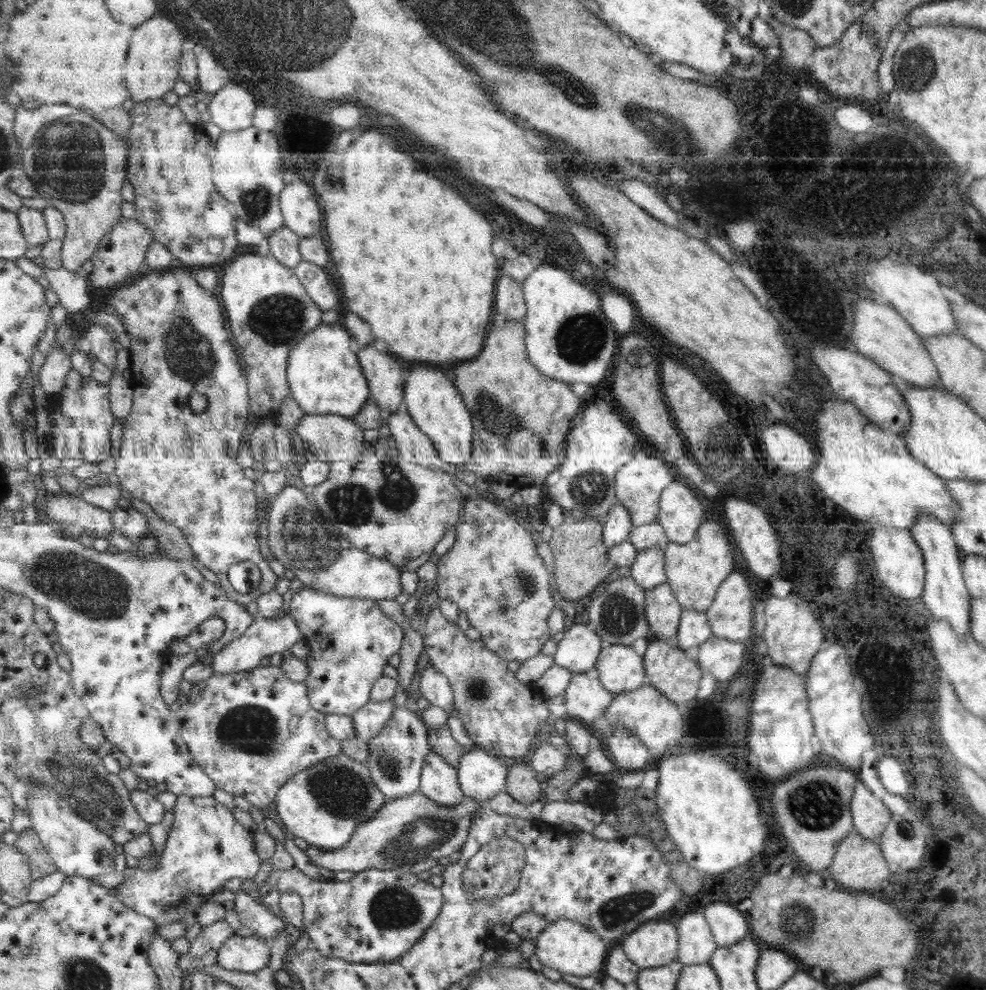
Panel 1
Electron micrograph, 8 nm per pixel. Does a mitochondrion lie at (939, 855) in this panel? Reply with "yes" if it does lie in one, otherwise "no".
no

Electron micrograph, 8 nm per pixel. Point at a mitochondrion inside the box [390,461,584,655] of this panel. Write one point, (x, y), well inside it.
(524, 581)

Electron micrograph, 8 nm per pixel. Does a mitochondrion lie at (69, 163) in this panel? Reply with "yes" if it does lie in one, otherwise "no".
yes

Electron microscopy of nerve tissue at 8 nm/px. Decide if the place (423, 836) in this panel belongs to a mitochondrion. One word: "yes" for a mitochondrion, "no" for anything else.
yes

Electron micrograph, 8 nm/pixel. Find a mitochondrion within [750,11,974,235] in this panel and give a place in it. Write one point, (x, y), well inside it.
(916, 67)

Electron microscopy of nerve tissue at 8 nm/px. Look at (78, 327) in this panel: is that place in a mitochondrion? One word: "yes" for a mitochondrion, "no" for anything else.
no

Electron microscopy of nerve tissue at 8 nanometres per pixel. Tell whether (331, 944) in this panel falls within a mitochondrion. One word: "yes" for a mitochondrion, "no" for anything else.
no

